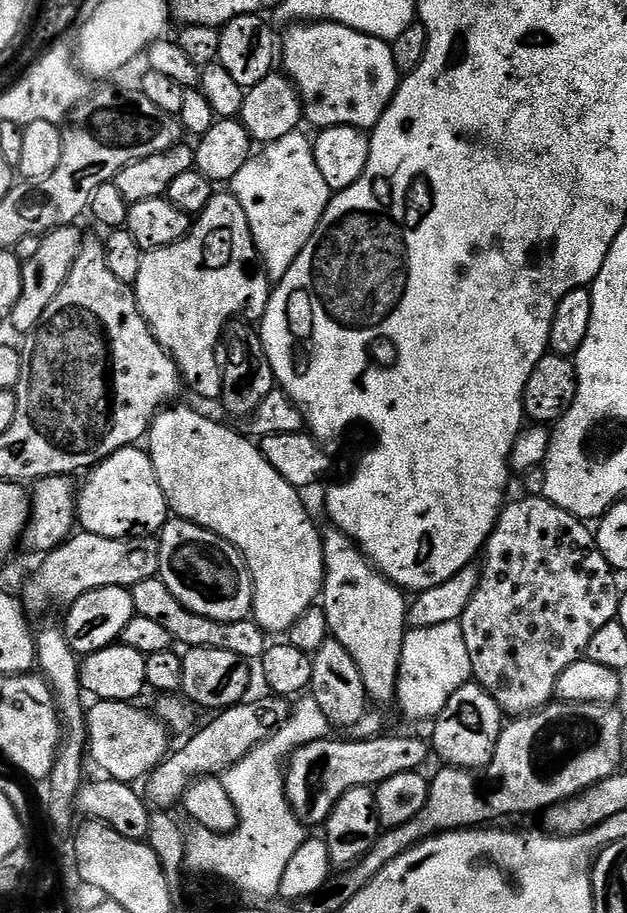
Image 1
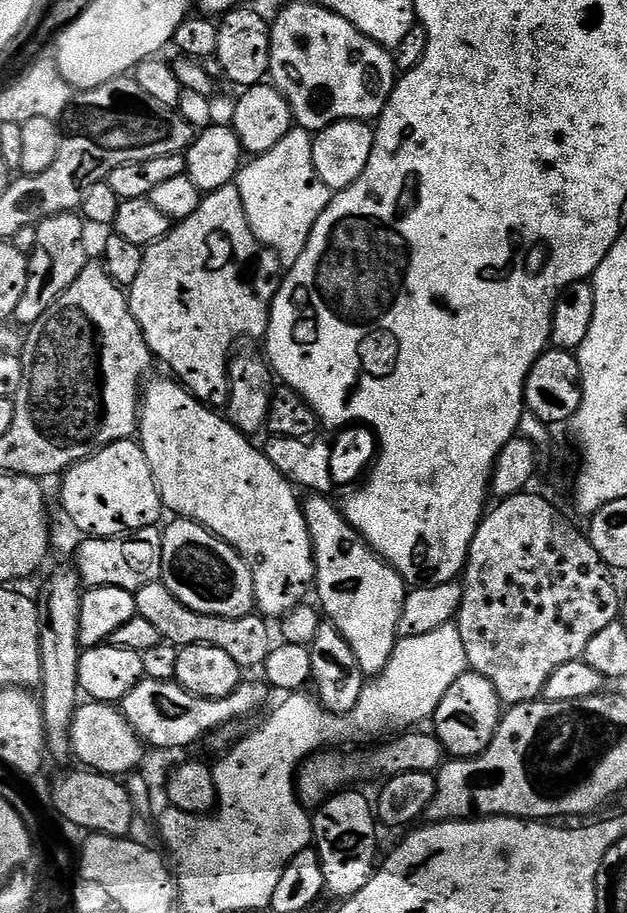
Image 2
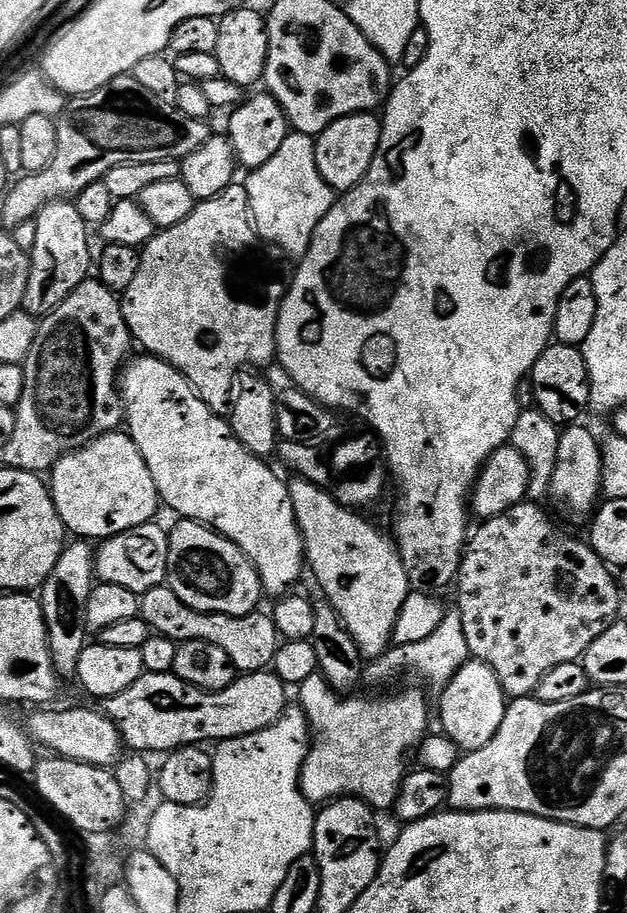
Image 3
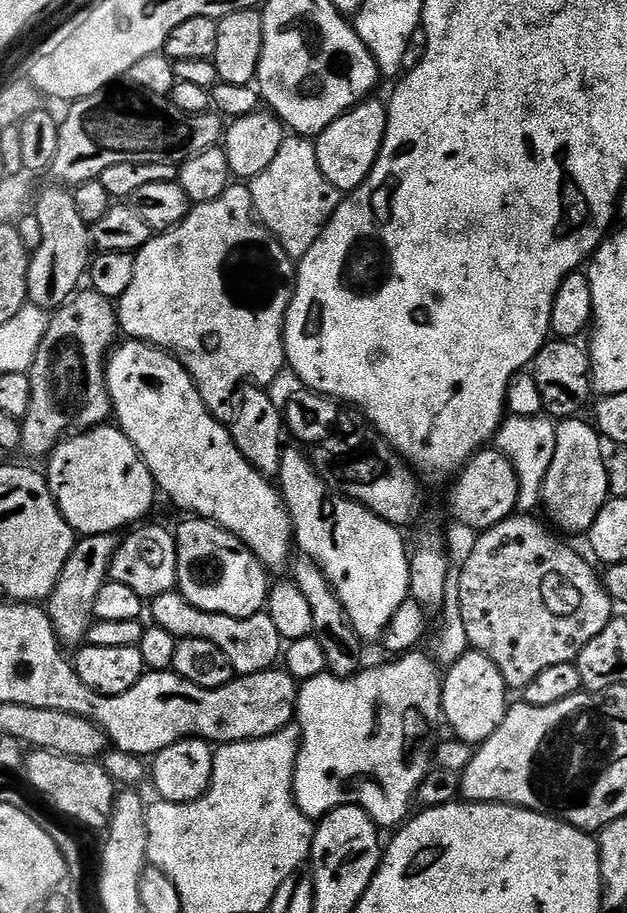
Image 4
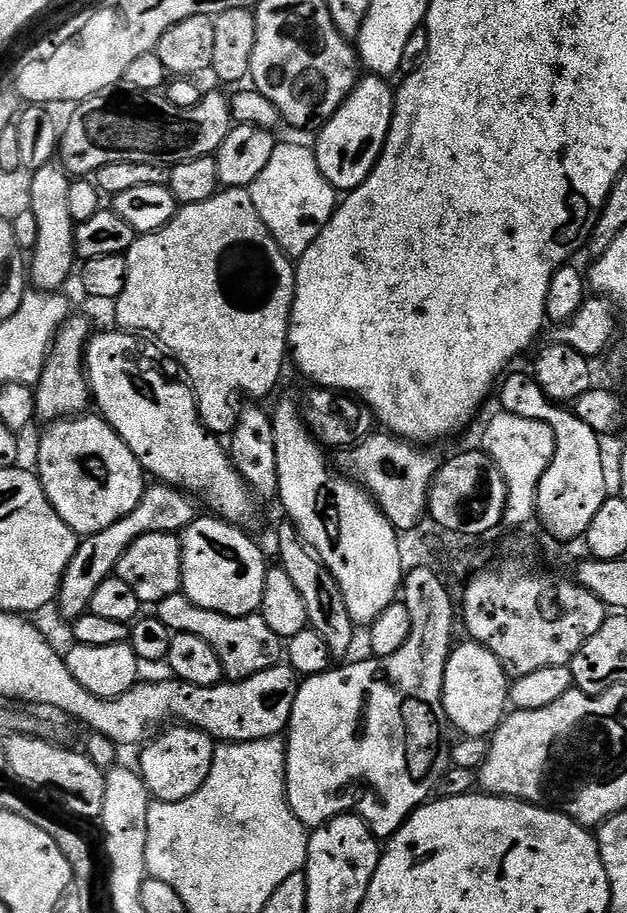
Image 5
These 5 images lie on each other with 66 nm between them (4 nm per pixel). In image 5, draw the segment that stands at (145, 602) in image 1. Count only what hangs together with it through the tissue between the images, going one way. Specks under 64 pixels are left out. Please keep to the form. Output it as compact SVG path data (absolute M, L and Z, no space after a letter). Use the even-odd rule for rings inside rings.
M183 591L170 594L170 598L162 598L160 604L155 605L154 615L173 634L194 634L202 638L202 642L210 642L214 646L214 654L224 667L225 677L229 681L245 680L267 668L277 667L282 660L282 641L270 626L258 615L227 616L218 614L214 610L206 610L184 595Z

